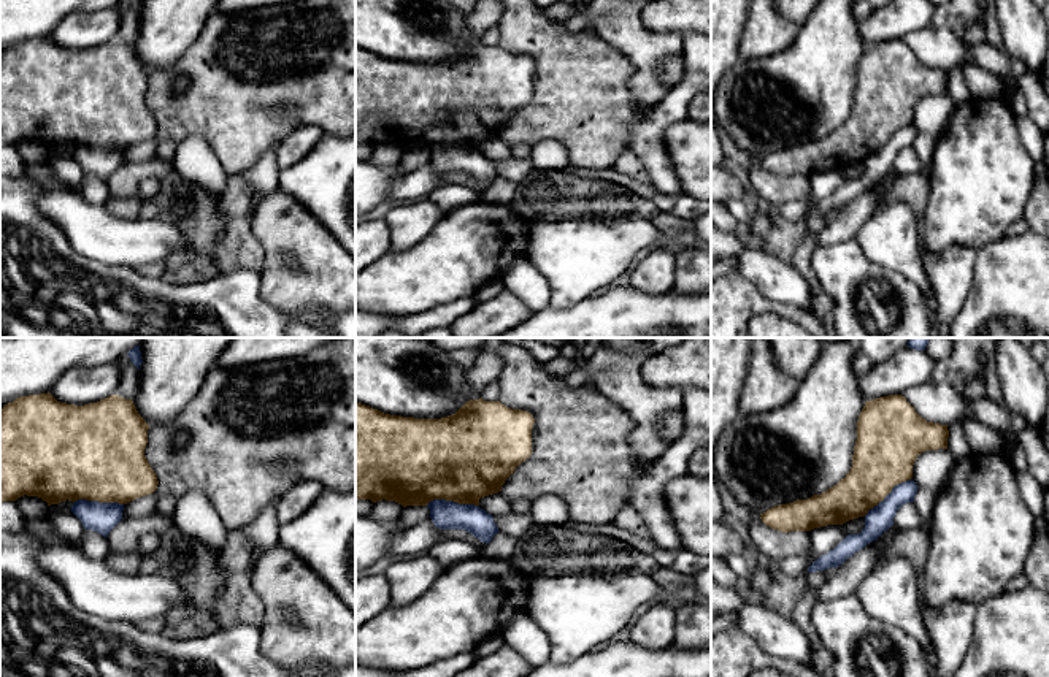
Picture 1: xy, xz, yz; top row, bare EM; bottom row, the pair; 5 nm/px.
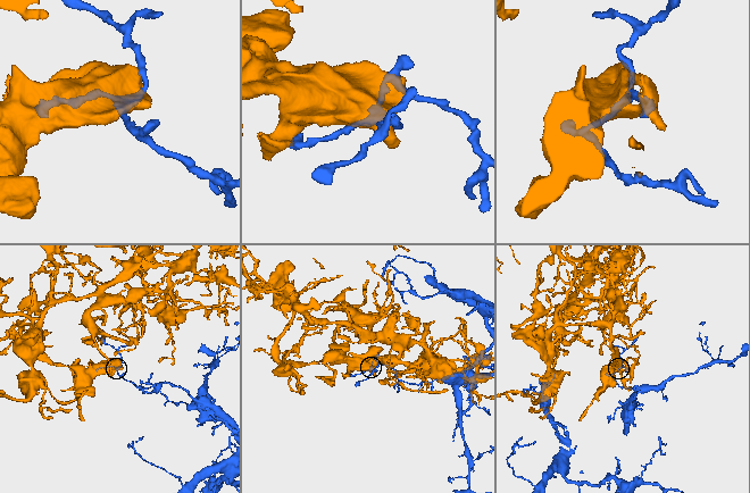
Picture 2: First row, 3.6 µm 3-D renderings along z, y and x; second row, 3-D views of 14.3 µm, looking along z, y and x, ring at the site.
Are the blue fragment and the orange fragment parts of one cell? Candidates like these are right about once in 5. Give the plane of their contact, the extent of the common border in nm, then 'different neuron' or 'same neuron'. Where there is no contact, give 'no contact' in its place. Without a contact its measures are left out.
meets blue in xz; contact 280 nm long; different neuron

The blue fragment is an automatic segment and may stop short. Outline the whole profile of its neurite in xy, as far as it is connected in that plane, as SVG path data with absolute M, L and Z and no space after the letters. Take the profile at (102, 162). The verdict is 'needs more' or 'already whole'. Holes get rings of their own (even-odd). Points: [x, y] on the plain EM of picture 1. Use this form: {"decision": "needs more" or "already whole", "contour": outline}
{"decision": "already whole", "contour": "M78 144L71 151L71 157L81 165L86 174L108 181L108 178L122 165L124 149L98 147Z"}

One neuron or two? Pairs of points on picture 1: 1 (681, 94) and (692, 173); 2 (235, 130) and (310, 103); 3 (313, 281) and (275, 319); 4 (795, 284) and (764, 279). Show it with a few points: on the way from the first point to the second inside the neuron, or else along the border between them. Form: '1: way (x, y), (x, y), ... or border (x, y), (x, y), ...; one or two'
1: border (686, 116), (665, 132), (665, 149), (670, 154); two
2: way (254, 111), (264, 102), (291, 102); one
3: border (259, 283), (259, 294), (278, 308), (321, 308); two
4: way (787, 284), (772, 279); one

